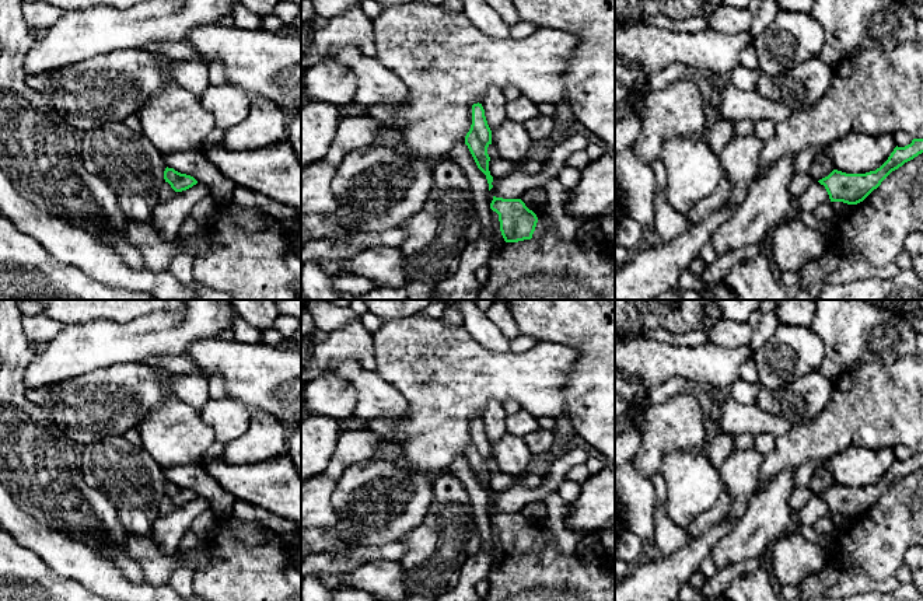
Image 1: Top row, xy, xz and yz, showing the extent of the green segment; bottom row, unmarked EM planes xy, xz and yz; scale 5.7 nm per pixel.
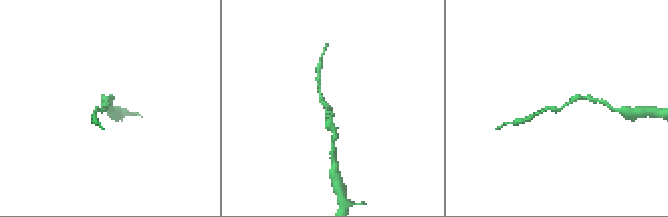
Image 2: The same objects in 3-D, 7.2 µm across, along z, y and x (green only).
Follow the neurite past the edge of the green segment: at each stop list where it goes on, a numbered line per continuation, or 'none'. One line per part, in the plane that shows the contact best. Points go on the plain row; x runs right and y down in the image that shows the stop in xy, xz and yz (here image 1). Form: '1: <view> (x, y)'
none

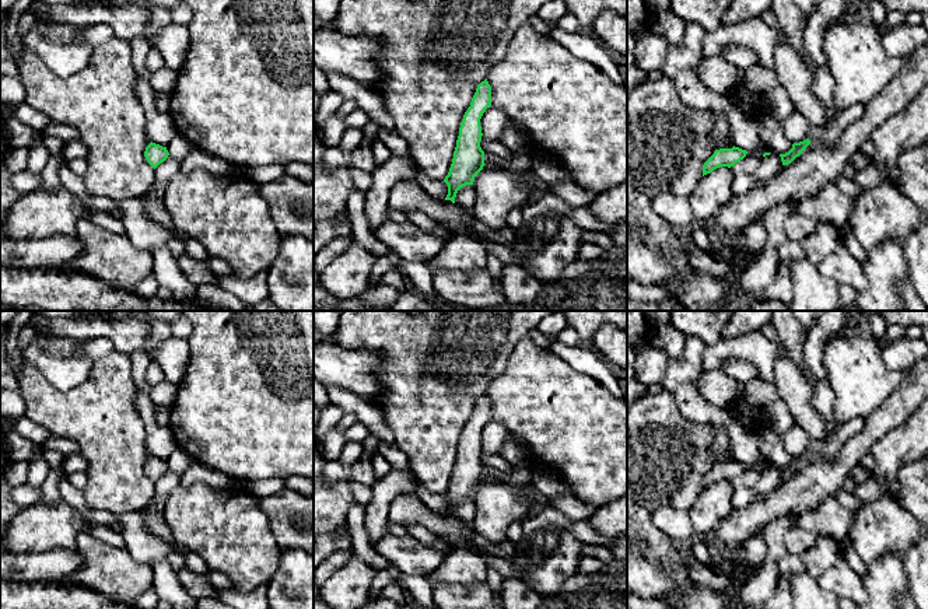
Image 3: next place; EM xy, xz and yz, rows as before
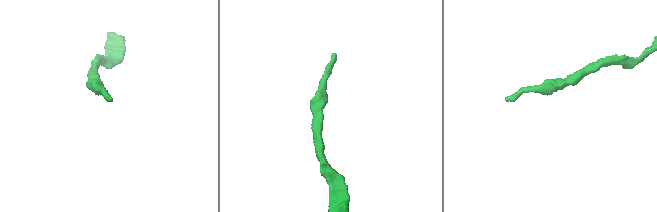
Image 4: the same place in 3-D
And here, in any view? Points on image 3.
none

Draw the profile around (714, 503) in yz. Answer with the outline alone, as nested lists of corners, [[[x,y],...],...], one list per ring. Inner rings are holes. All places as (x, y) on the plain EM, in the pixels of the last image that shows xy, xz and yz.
[[[719,480],[700,493],[689,510],[694,538],[714,533],[717,524],[732,511],[733,494],[728,480]]]

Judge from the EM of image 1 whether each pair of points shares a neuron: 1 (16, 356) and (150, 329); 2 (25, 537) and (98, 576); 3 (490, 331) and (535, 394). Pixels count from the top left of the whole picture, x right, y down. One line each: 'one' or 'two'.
1: two
2: one
3: two

